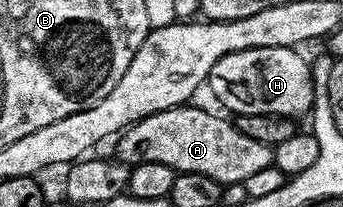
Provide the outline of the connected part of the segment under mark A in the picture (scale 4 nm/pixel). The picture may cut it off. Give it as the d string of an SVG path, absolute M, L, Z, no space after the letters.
M181 105L156 111L133 123L119 136L115 154L121 163L170 165L178 173L202 173L225 185L242 185L246 177L273 166L273 148L246 137L231 118L223 119L204 107Z

